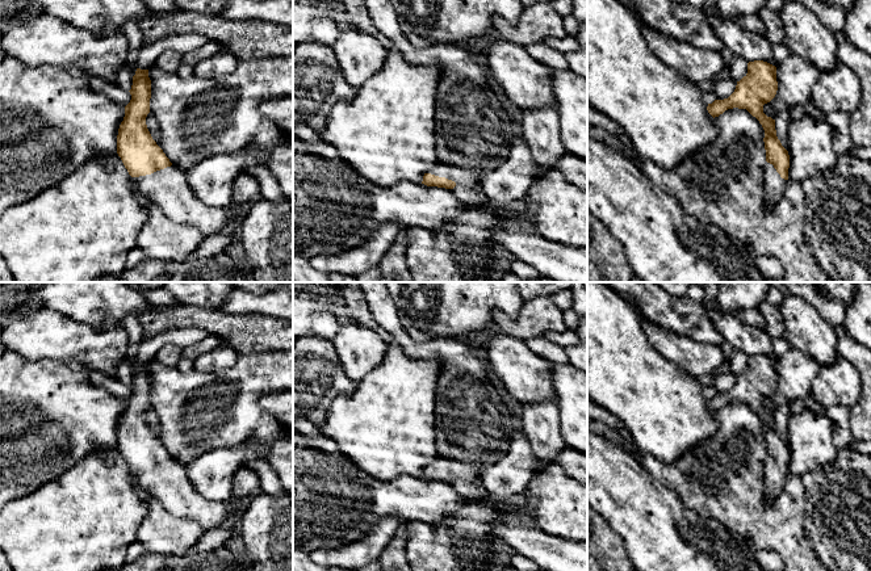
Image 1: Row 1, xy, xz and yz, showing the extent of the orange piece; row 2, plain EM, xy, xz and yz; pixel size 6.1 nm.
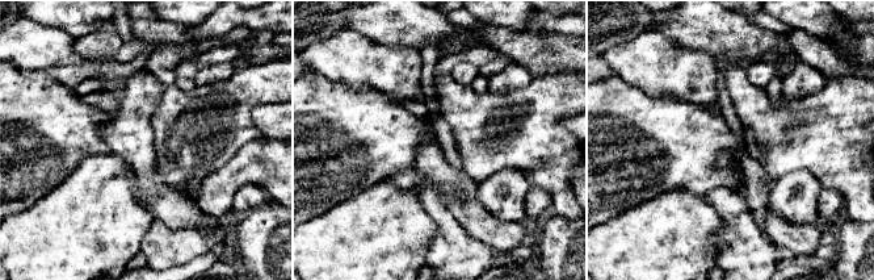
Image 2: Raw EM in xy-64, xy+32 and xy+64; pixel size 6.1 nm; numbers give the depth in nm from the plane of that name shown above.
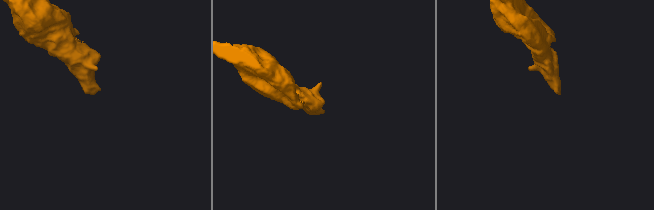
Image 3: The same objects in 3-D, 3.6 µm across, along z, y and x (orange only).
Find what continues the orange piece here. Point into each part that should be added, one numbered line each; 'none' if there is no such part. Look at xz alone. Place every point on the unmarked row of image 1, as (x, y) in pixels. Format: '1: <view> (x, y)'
1: xz (459, 467)

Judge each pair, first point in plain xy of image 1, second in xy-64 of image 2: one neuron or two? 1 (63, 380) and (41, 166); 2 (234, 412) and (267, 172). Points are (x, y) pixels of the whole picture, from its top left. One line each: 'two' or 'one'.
1: one
2: two

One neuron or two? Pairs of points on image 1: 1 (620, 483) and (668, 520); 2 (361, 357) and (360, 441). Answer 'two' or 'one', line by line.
1: one
2: two

